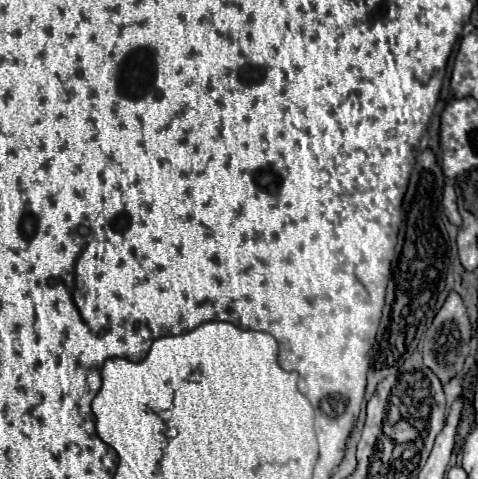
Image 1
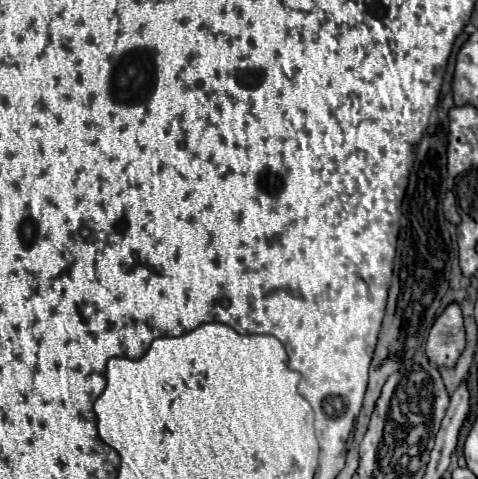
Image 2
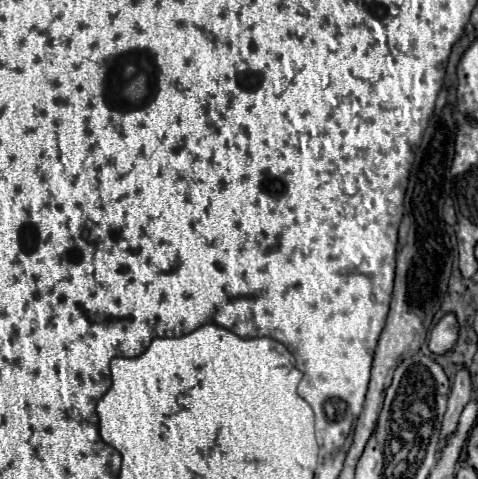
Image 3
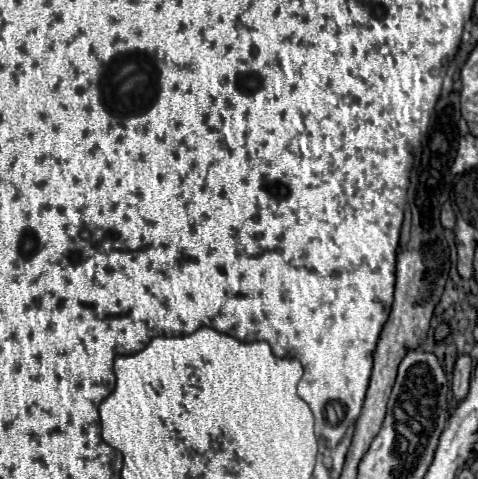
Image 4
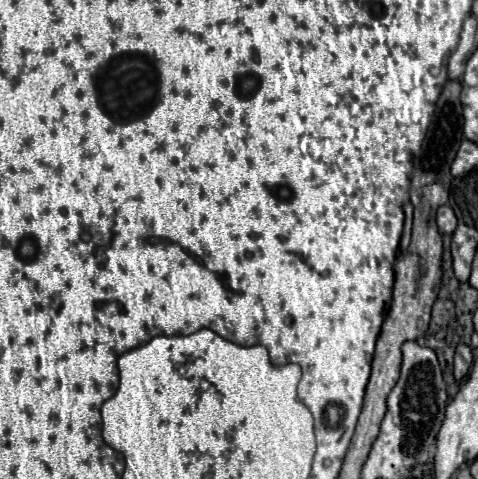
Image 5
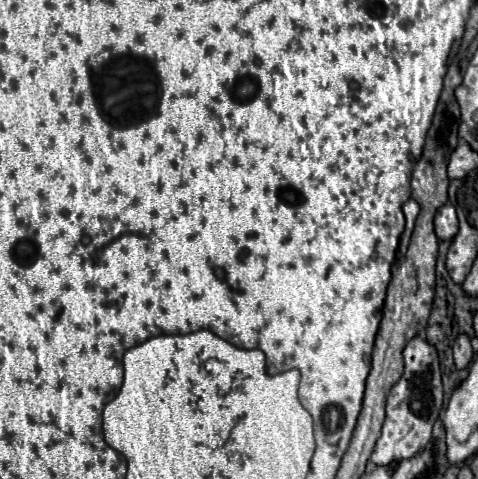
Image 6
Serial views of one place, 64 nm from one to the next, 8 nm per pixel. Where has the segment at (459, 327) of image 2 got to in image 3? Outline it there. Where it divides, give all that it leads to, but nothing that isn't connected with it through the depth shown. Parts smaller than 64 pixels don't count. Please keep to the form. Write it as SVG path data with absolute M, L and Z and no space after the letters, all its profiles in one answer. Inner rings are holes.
M446 314L430 332L430 350L434 354L444 354L454 348L458 338L458 324L454 314Z

